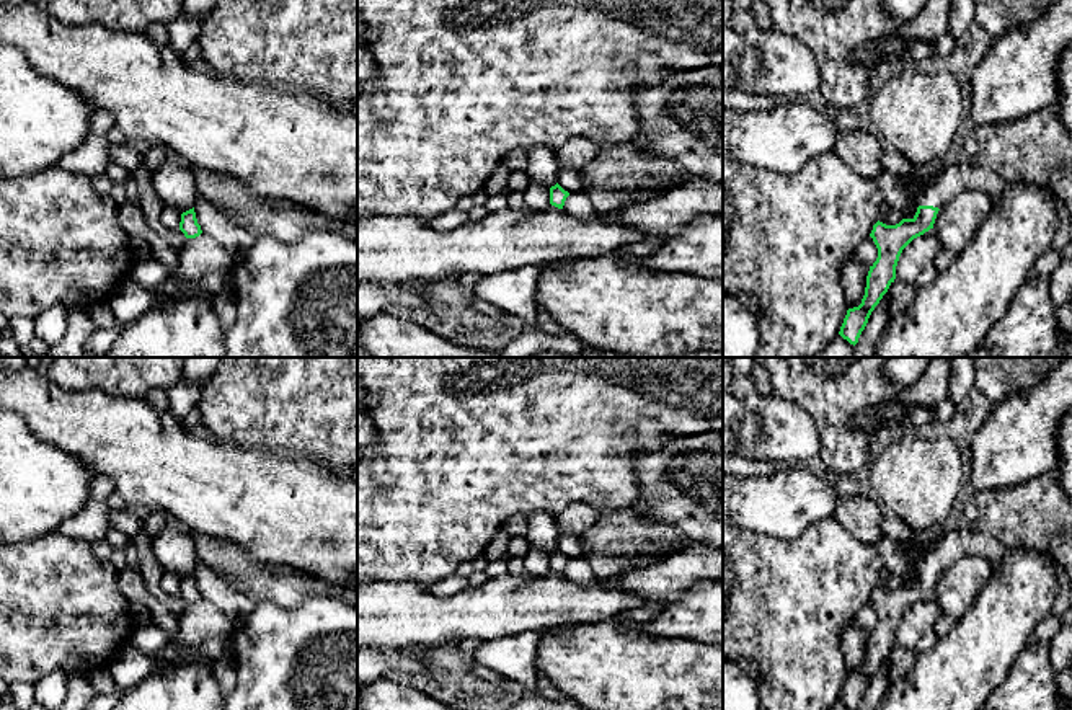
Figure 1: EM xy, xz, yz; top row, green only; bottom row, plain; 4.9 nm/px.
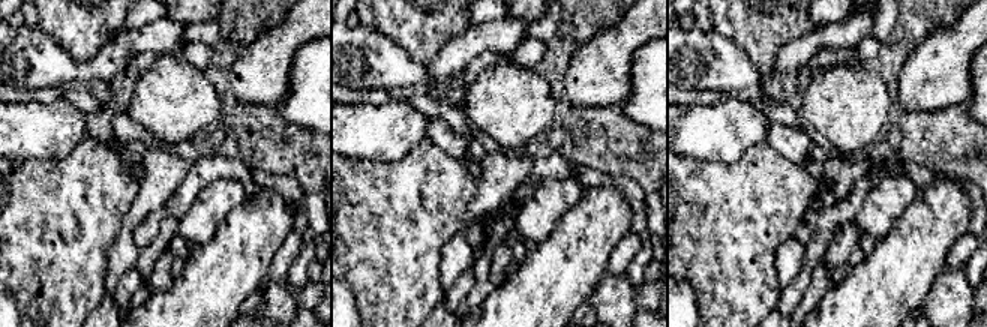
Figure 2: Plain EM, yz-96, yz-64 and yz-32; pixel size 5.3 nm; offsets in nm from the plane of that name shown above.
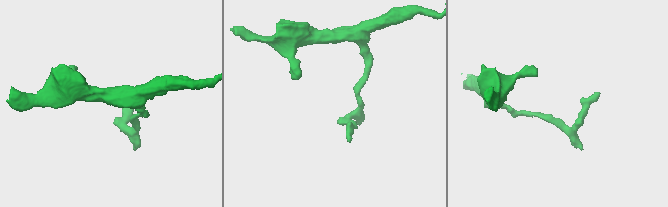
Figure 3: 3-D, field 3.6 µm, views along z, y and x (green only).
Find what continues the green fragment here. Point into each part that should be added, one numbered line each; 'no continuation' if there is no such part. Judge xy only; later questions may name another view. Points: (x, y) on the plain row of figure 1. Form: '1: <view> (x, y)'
no continuation

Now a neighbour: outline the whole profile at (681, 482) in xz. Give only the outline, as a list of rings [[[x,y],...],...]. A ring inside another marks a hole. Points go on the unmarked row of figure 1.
[[[723,431],[667,439],[635,459],[640,498],[633,508],[645,517],[676,527],[685,539],[723,547]]]

